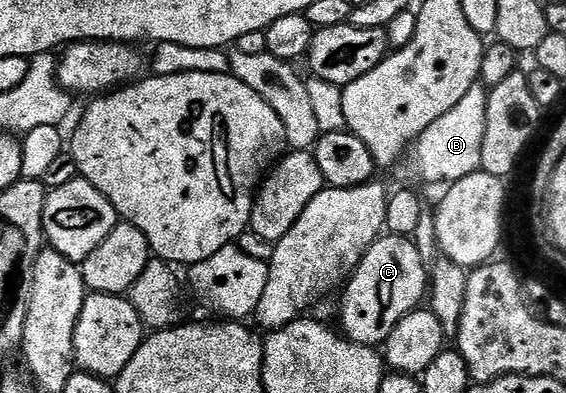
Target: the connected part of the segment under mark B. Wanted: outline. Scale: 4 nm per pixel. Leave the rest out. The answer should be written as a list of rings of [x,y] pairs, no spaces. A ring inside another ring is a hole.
[[[476,84],[445,112],[445,116],[433,120],[425,132],[421,132],[413,146],[419,174],[427,182],[450,184],[475,173],[481,167],[481,144],[485,144],[485,112],[487,111],[488,89]]]

